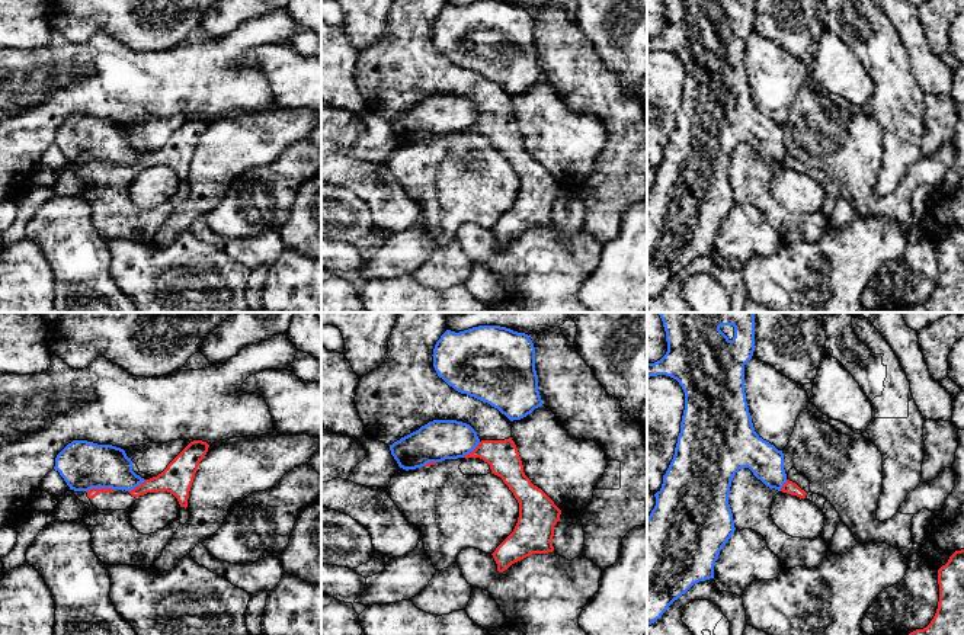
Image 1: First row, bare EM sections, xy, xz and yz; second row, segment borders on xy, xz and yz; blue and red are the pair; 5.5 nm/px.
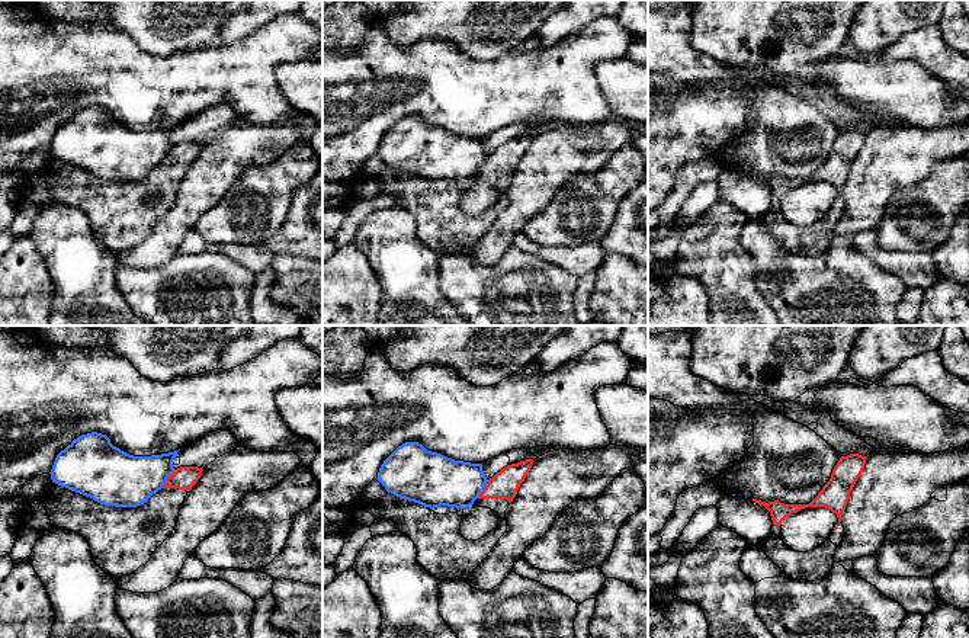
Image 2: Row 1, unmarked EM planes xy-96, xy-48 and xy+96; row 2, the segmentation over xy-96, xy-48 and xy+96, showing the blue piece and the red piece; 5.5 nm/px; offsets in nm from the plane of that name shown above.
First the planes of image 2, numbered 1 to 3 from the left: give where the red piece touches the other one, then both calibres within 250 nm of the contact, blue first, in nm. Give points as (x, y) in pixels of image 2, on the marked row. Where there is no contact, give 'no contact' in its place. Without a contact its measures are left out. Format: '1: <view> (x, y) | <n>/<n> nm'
1: xy-96 (167, 477) | 300/130 nm
2: xy-48 (483, 489) | 280/160 nm
3: no contact

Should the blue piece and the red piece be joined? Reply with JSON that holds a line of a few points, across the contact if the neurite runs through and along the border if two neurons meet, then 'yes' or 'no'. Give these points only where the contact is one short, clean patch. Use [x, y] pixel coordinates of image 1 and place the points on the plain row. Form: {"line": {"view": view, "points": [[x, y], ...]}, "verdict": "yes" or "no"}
{"verdict": "no"}

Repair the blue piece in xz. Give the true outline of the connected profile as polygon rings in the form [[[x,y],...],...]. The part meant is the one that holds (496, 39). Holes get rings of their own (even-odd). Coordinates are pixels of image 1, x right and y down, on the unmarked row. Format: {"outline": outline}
{"outline": [[[478,0],[459,7],[446,4],[433,23],[439,52],[461,68],[490,78],[510,96],[521,94],[542,80],[535,45],[535,22],[525,7],[500,0]]]}

